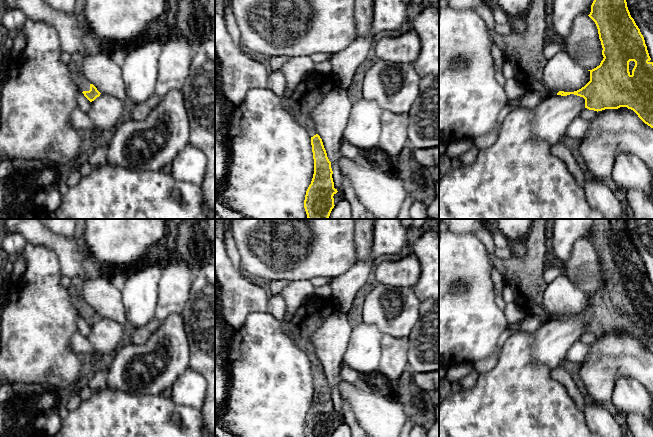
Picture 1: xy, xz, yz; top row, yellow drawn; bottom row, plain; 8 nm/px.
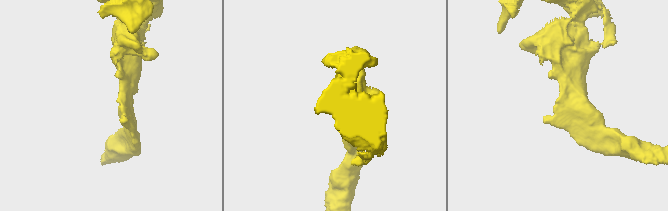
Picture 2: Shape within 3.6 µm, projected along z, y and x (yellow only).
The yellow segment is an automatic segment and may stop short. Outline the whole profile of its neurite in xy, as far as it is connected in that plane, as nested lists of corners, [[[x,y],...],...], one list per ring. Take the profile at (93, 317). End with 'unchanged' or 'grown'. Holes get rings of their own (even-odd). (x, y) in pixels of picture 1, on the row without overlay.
[[[74,279],[72,281],[70,291],[72,303],[78,310],[80,316],[82,316],[90,326],[99,321],[101,317],[93,308],[90,307],[90,305],[83,298],[81,279]]]; grown

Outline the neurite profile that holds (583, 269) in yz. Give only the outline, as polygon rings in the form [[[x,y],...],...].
[[[588,239],[575,242],[571,256],[563,268],[566,277],[586,294],[596,292],[604,282],[597,250]]]

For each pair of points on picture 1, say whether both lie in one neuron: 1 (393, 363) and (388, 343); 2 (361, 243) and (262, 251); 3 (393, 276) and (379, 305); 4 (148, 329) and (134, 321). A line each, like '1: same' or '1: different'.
1: same
2: different
3: different
4: different

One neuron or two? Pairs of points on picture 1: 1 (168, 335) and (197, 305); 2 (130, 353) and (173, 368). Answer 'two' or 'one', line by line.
1: two
2: one

